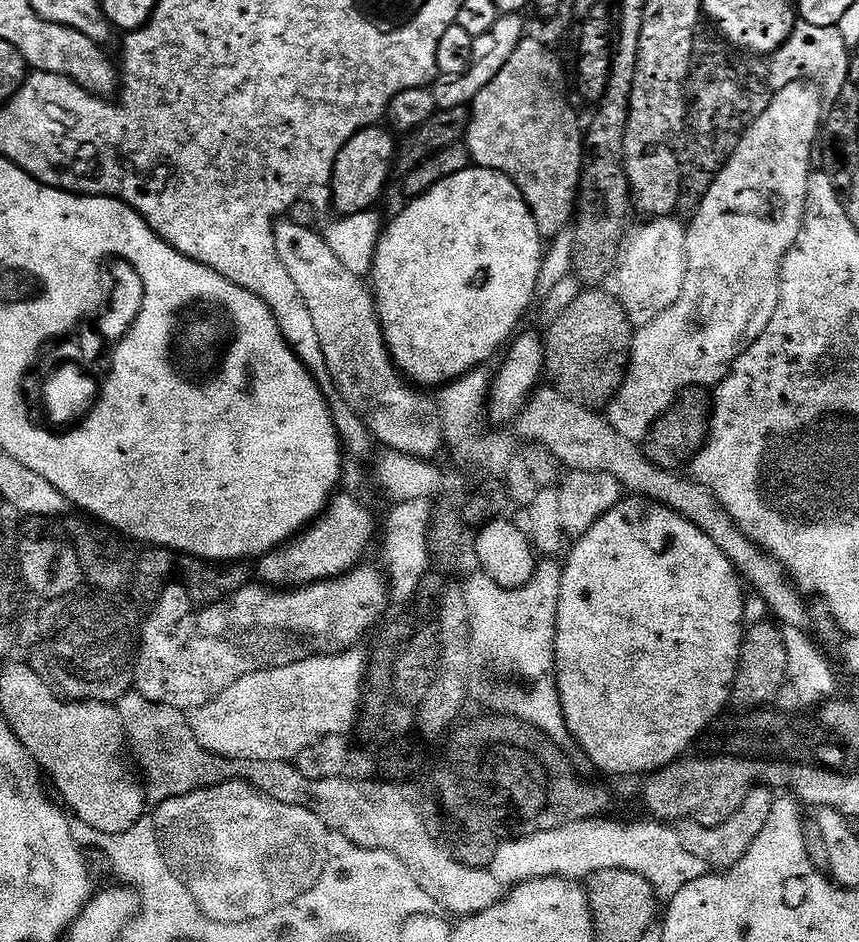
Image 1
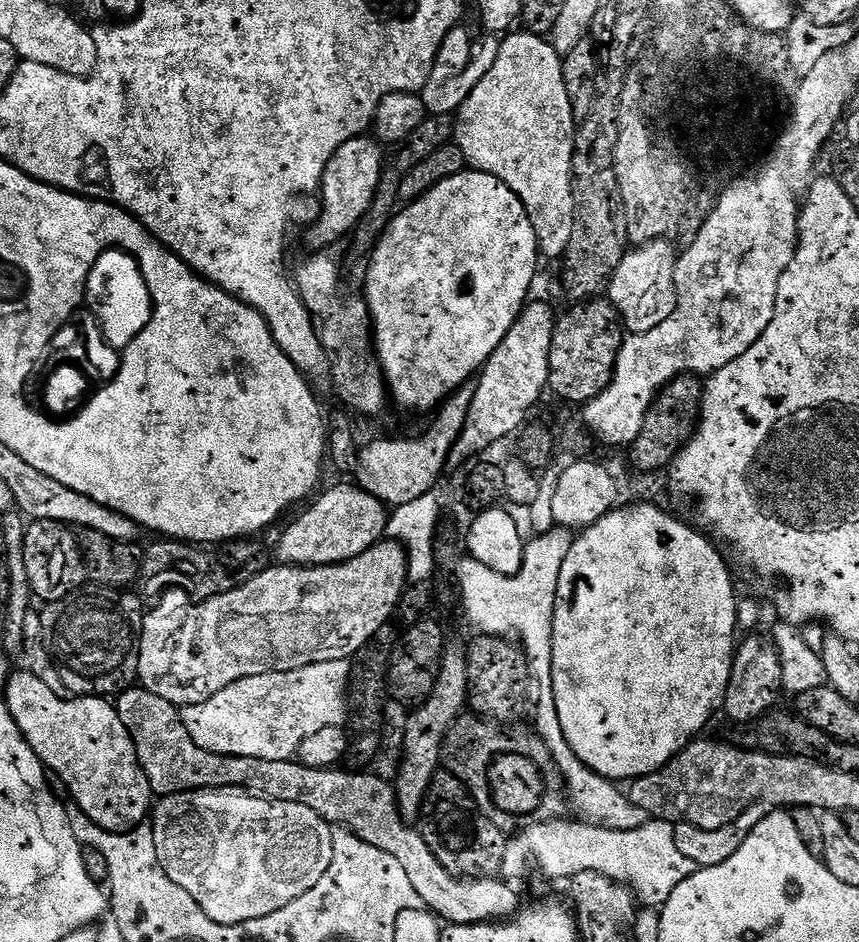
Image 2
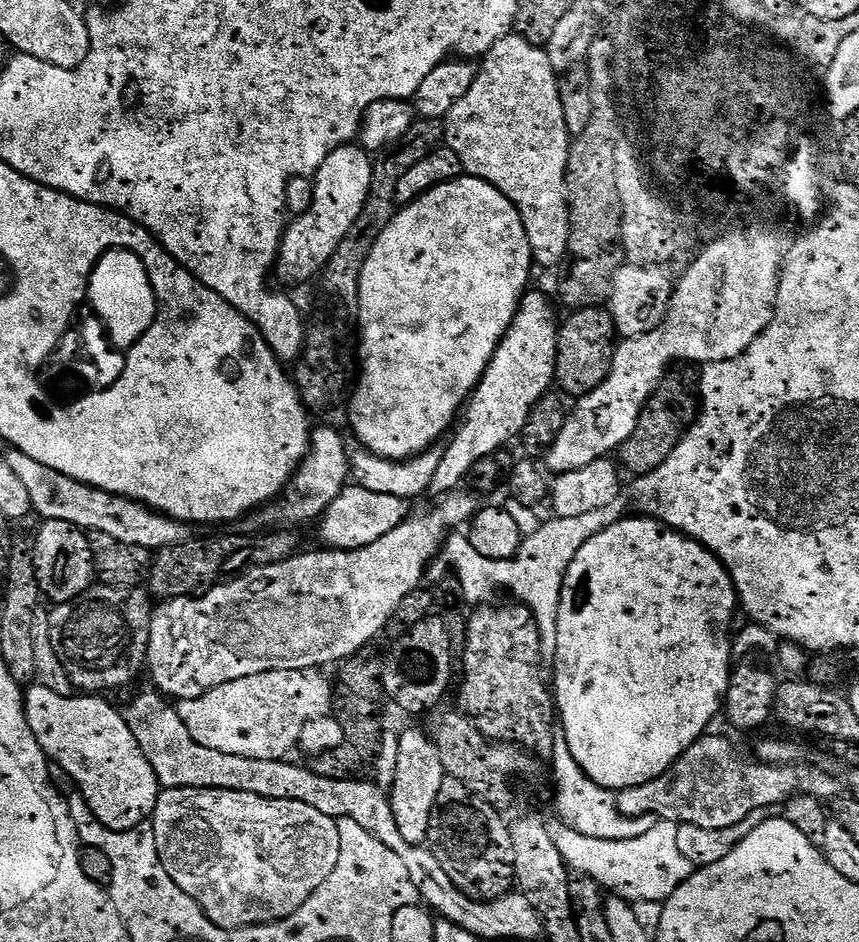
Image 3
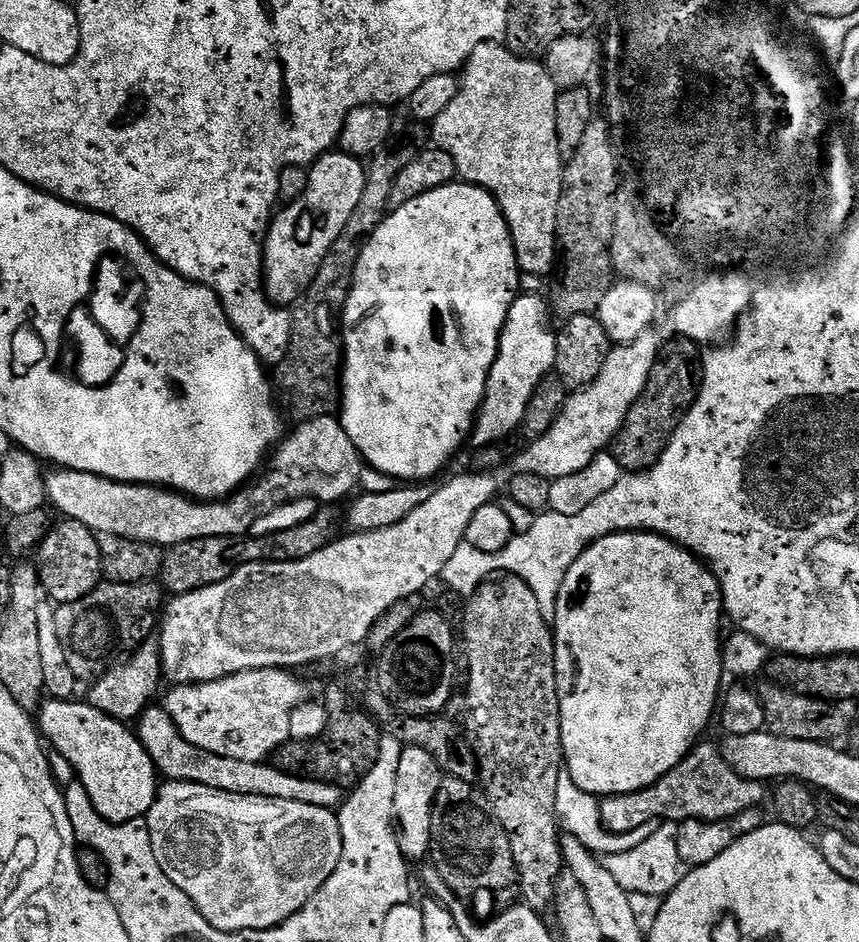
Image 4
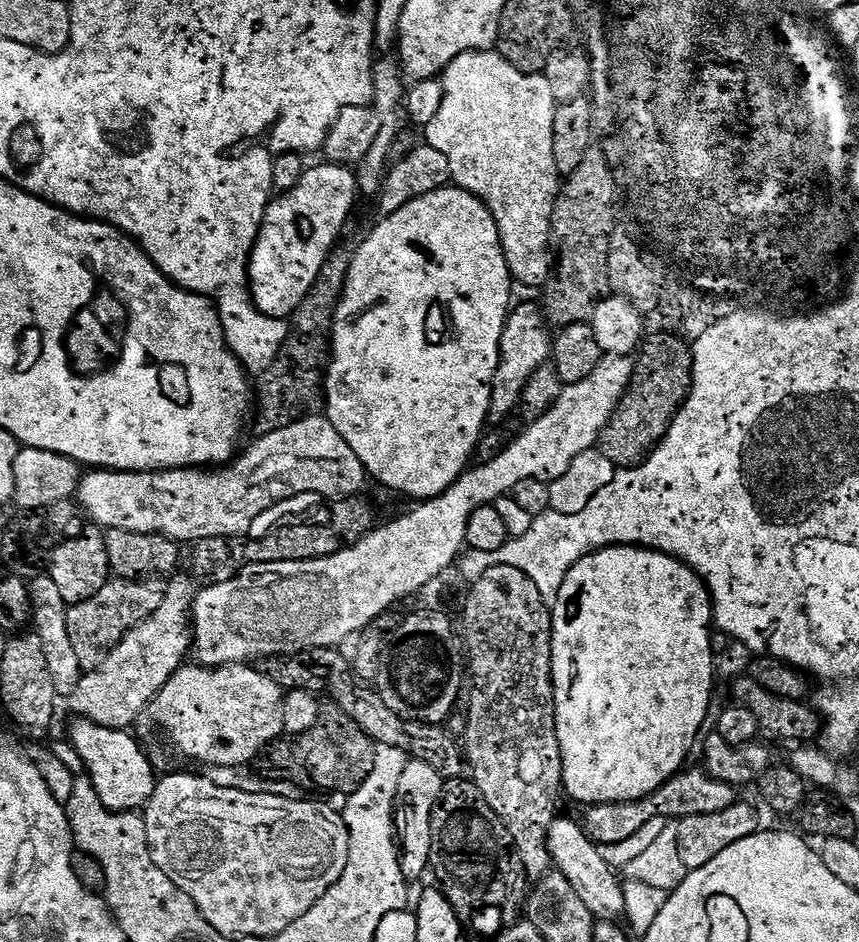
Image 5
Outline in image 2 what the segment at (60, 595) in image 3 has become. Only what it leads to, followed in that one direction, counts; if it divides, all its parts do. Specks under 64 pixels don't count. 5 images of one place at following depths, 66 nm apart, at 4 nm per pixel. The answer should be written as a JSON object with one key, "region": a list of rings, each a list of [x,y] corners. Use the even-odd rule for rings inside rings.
{"region":[[[32,520],[24,530],[24,561],[26,574],[30,578],[32,595],[37,601],[51,602],[71,596],[83,589],[86,584],[82,550],[76,541],[76,532],[69,525],[57,520]]]}

